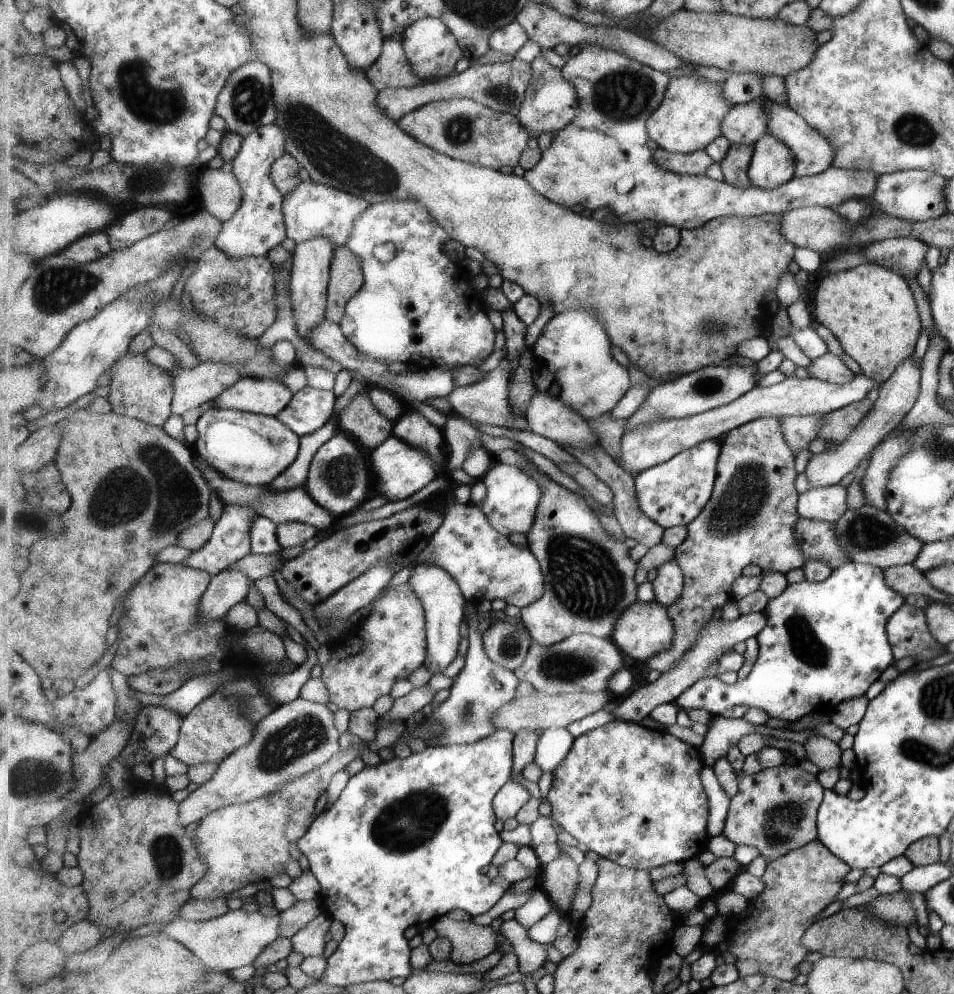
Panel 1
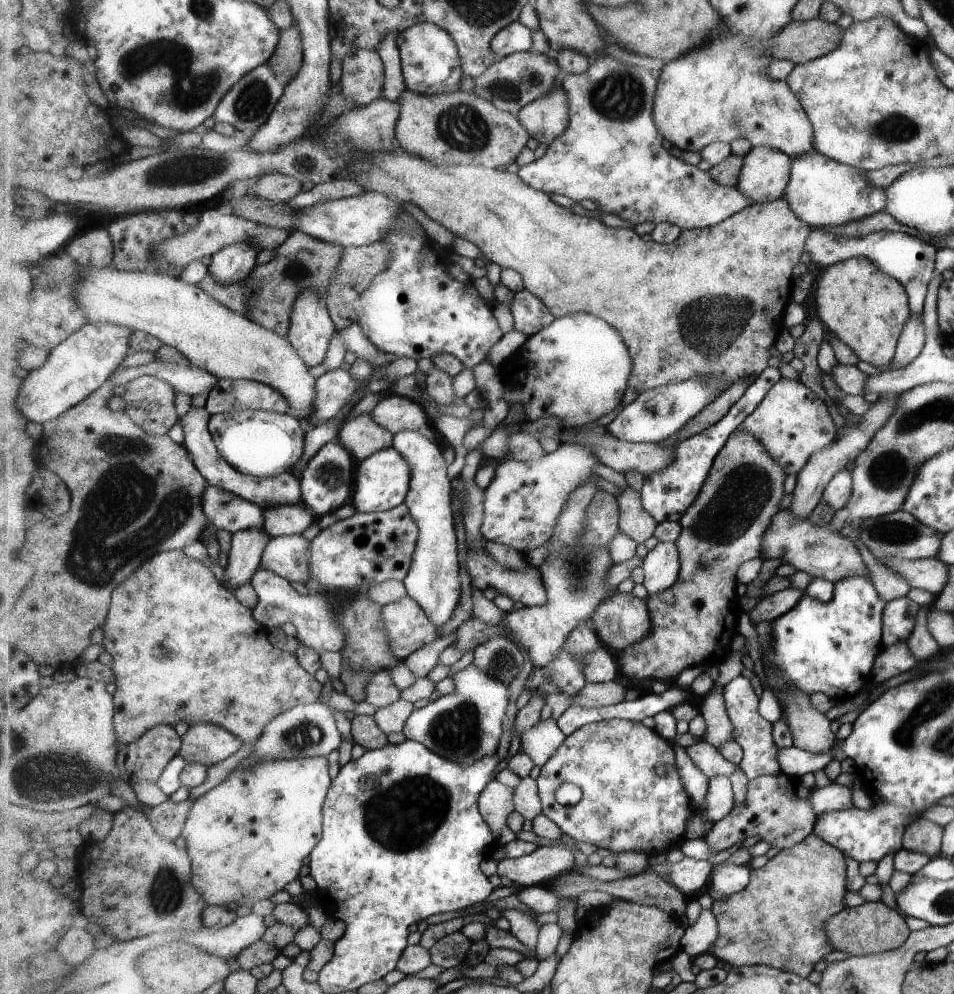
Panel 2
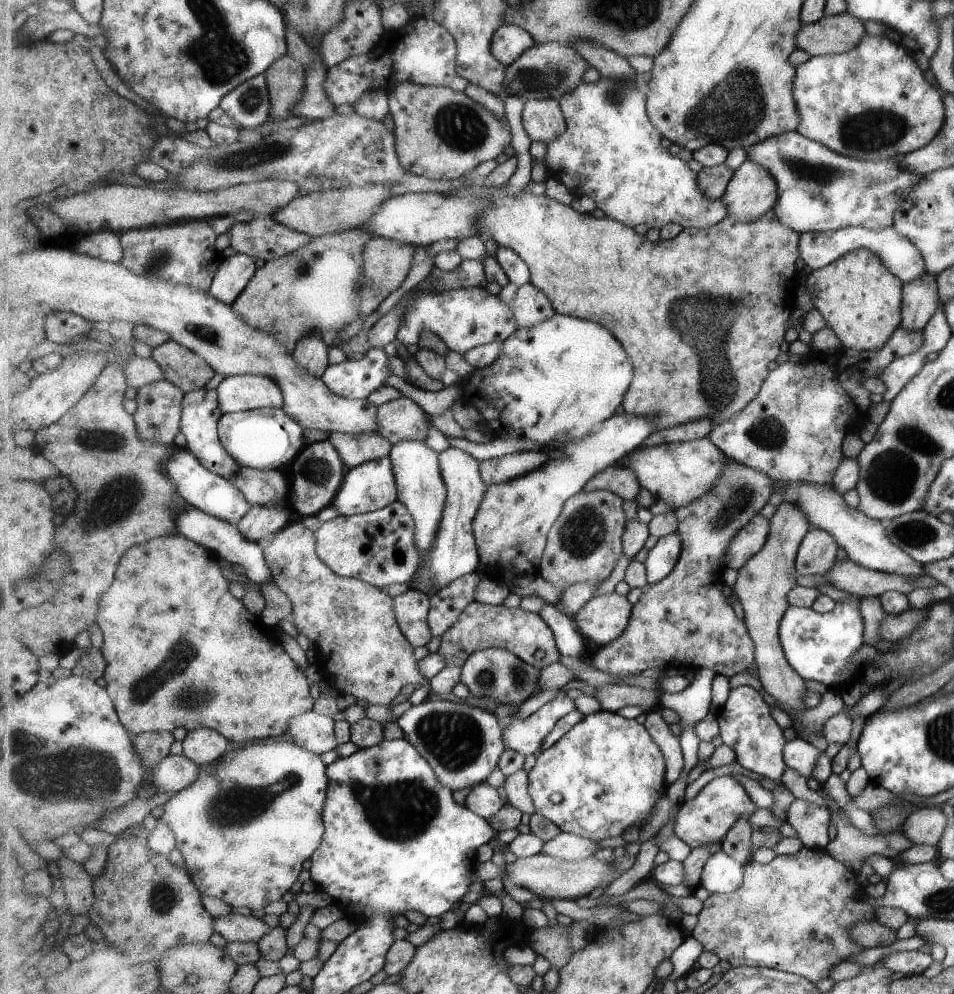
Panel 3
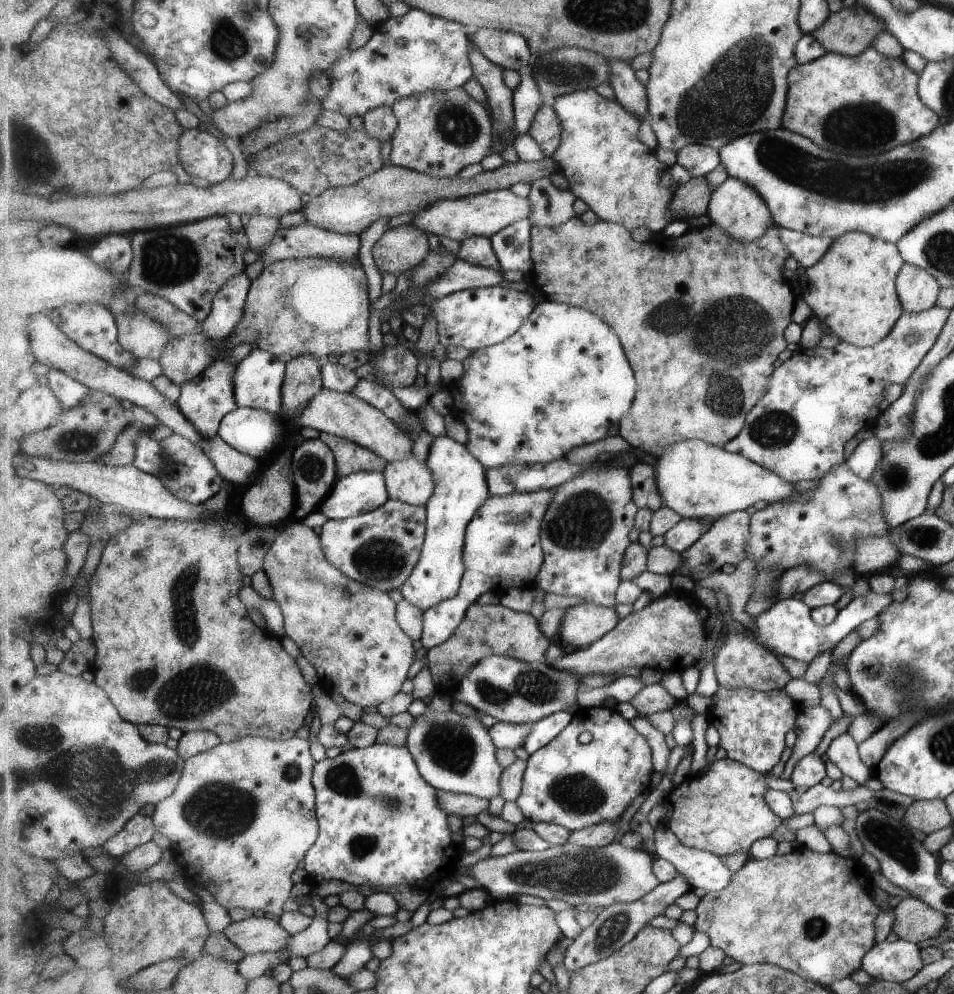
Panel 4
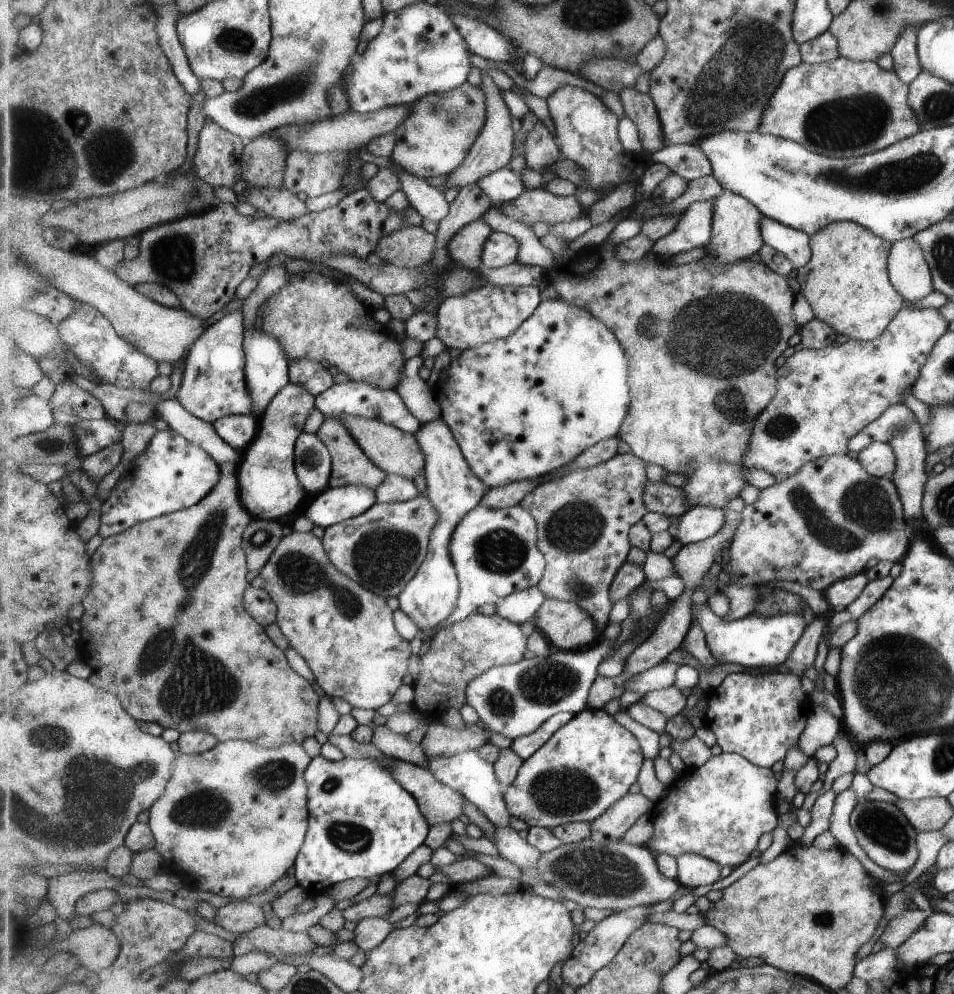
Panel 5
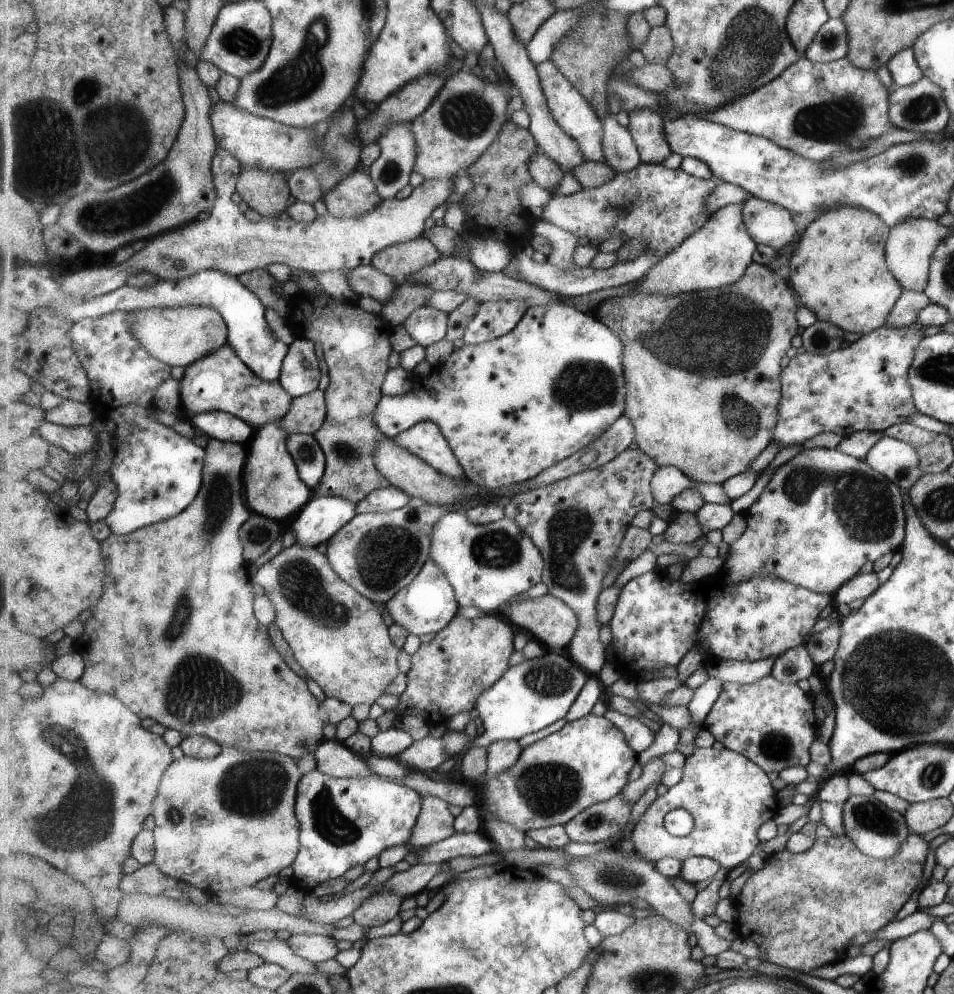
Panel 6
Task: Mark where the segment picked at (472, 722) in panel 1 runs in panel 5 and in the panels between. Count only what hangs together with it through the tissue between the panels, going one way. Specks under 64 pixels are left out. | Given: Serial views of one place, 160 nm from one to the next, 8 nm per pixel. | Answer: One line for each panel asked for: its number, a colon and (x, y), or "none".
2: (464, 726)
3: (463, 744)
4: (454, 752)
5: (475, 778)

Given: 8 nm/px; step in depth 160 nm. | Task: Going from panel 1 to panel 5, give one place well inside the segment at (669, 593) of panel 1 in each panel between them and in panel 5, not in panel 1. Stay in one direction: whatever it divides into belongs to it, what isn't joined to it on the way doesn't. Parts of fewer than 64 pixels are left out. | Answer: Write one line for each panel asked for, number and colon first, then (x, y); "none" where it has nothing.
2: (662, 564)
3: (661, 560)
4: (688, 531)
5: (700, 522)

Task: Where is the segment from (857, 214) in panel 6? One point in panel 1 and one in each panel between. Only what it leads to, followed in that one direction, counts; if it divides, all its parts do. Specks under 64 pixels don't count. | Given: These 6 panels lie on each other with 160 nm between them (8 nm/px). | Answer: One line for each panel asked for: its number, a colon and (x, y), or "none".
1: (870, 311)
2: (867, 310)
3: (859, 297)
4: (851, 289)
5: (846, 281)

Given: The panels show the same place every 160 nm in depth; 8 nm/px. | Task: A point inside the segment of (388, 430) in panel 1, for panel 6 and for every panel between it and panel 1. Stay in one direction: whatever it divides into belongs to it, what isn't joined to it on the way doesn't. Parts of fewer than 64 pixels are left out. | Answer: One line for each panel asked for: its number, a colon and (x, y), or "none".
2: (363, 436)
3: (355, 450)
4: (351, 457)
5: (351, 465)
6: (355, 344)

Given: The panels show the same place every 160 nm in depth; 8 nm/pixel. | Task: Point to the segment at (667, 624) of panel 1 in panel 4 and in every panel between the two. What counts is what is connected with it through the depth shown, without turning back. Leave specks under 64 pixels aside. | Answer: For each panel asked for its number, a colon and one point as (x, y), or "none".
2: (622, 620)
3: (604, 618)
4: (585, 623)

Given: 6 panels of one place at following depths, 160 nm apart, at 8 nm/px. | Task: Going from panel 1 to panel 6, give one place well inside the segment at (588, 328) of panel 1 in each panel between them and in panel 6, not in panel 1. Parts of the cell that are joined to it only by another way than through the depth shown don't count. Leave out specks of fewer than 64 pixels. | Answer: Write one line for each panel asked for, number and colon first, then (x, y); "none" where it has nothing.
2: (577, 369)
3: (561, 380)
4: (563, 379)
5: (519, 408)
6: (512, 407)

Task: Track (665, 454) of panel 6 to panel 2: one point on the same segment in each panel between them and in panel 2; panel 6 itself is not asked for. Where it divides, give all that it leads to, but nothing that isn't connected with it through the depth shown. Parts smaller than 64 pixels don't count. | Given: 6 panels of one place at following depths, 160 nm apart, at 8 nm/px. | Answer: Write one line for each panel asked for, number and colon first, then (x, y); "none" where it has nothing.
2: (712, 302)
3: (728, 290)
4: (712, 309)
5: (740, 317)

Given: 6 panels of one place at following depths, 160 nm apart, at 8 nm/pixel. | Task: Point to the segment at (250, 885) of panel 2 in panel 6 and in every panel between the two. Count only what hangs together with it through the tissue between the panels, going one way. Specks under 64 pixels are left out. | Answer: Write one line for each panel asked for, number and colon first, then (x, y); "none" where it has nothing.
3: (245, 829)
4: (243, 816)
5: (233, 820)
6: (222, 824)

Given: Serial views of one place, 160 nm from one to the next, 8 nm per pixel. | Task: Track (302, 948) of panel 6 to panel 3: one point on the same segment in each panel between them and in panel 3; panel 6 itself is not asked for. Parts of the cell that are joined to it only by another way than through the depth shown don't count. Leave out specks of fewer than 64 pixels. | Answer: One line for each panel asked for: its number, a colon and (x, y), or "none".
3: (247, 929)
4: (257, 934)
5: (264, 939)

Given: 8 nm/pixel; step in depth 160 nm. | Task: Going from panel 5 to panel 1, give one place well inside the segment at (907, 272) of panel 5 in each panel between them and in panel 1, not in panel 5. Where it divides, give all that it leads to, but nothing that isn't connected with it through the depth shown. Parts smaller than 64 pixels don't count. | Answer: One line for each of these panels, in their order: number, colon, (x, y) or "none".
1: (896, 396)
2: (910, 342)
3: (919, 297)
4: (917, 291)

